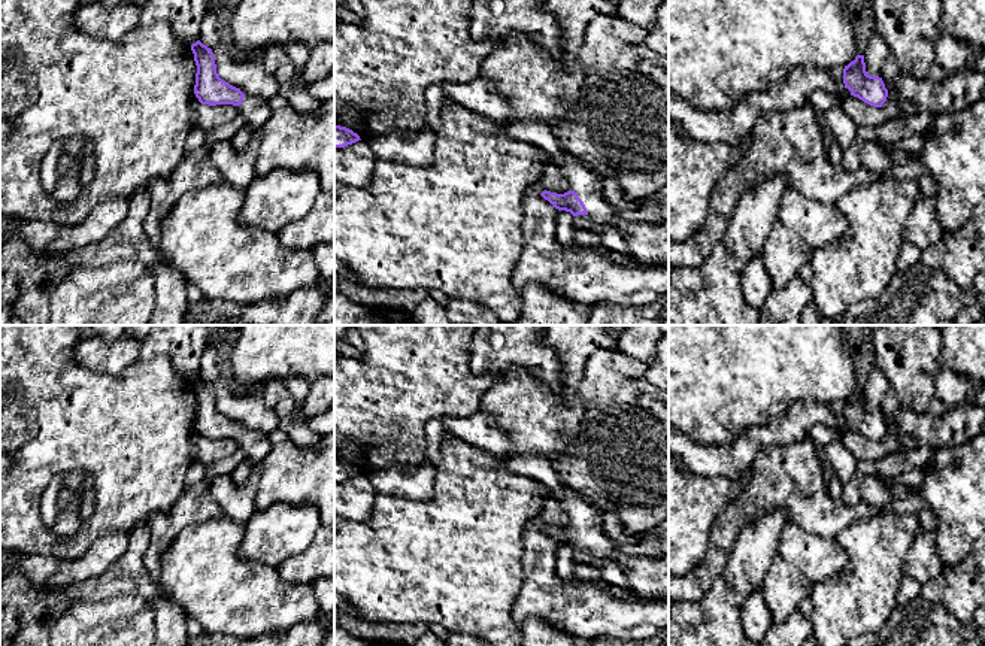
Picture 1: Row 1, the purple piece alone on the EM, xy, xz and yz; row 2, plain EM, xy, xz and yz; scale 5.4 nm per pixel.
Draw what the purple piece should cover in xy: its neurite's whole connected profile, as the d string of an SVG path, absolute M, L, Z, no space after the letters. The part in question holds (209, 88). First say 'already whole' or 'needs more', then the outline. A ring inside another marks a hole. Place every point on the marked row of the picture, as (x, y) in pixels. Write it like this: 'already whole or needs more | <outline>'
needs more | M200 40L191 45L197 66L194 94L201 104L233 104L245 118L245 127L251 131L261 130L270 110L269 100L260 95L243 94L239 88L222 81L216 73L215 55Z

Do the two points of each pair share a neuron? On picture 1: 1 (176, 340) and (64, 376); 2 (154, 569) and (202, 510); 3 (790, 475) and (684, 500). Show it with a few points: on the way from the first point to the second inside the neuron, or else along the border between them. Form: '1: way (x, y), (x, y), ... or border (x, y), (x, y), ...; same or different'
1: border (139, 360), (166, 355), (173, 367); different
2: way (155, 551), (161, 537), (184, 515); same
3: border (754, 469), (749, 482), (721, 510); different

